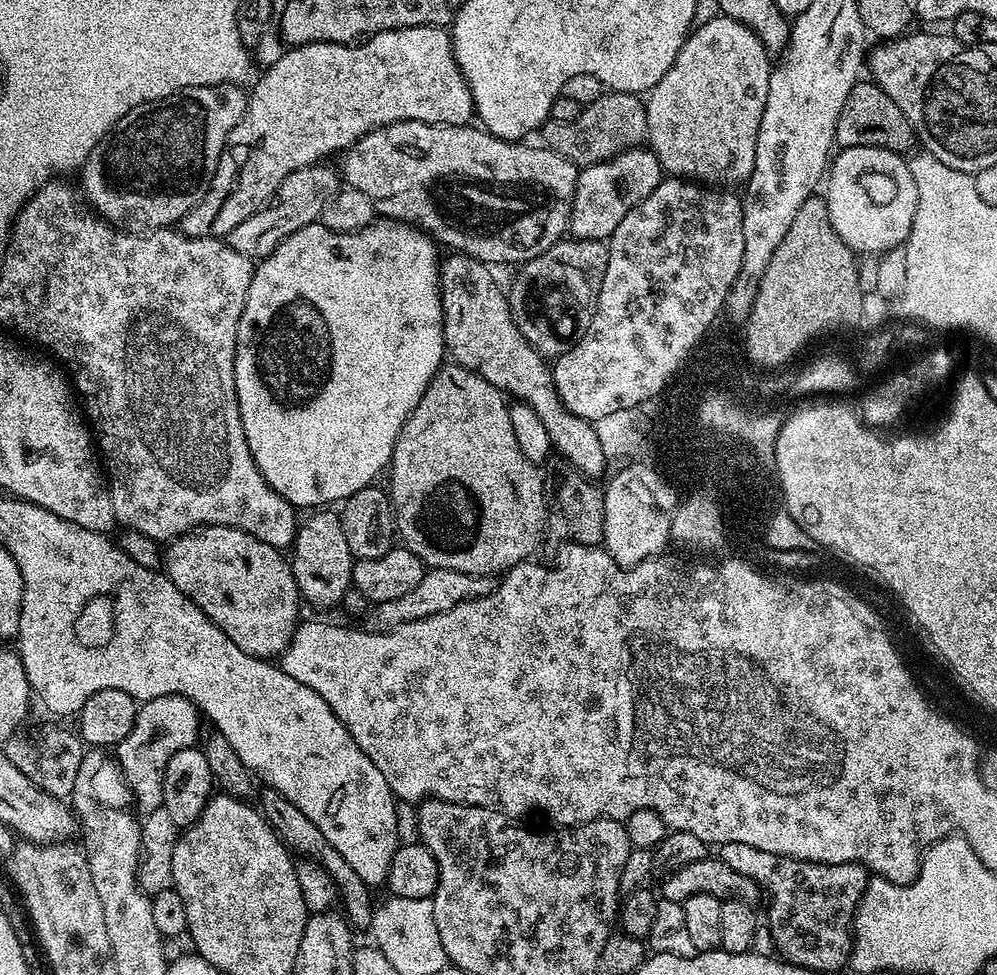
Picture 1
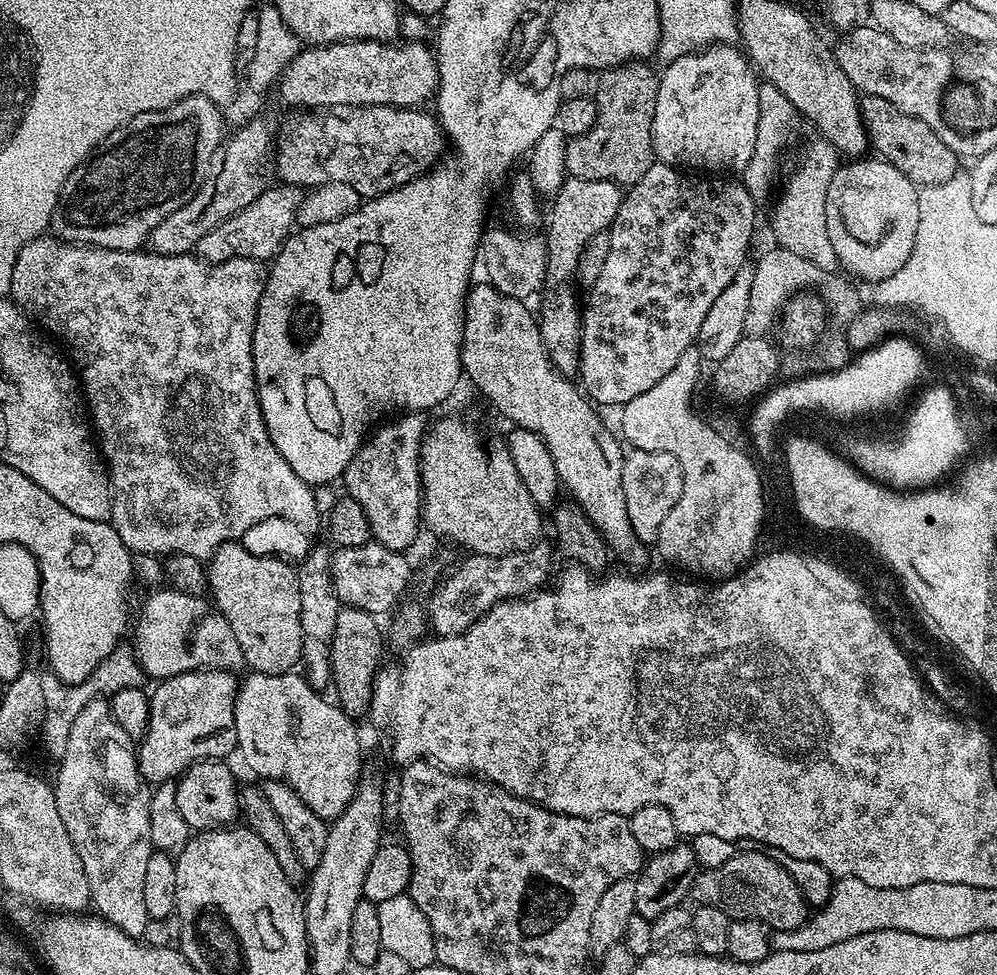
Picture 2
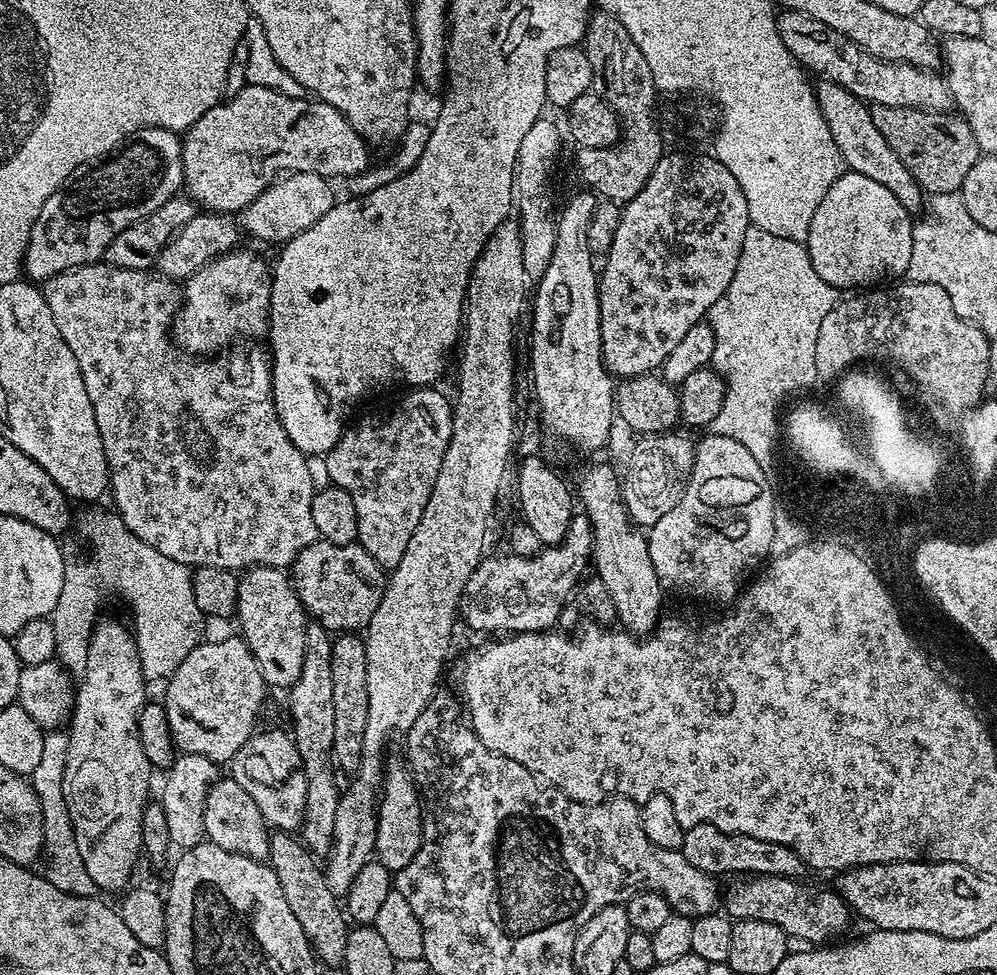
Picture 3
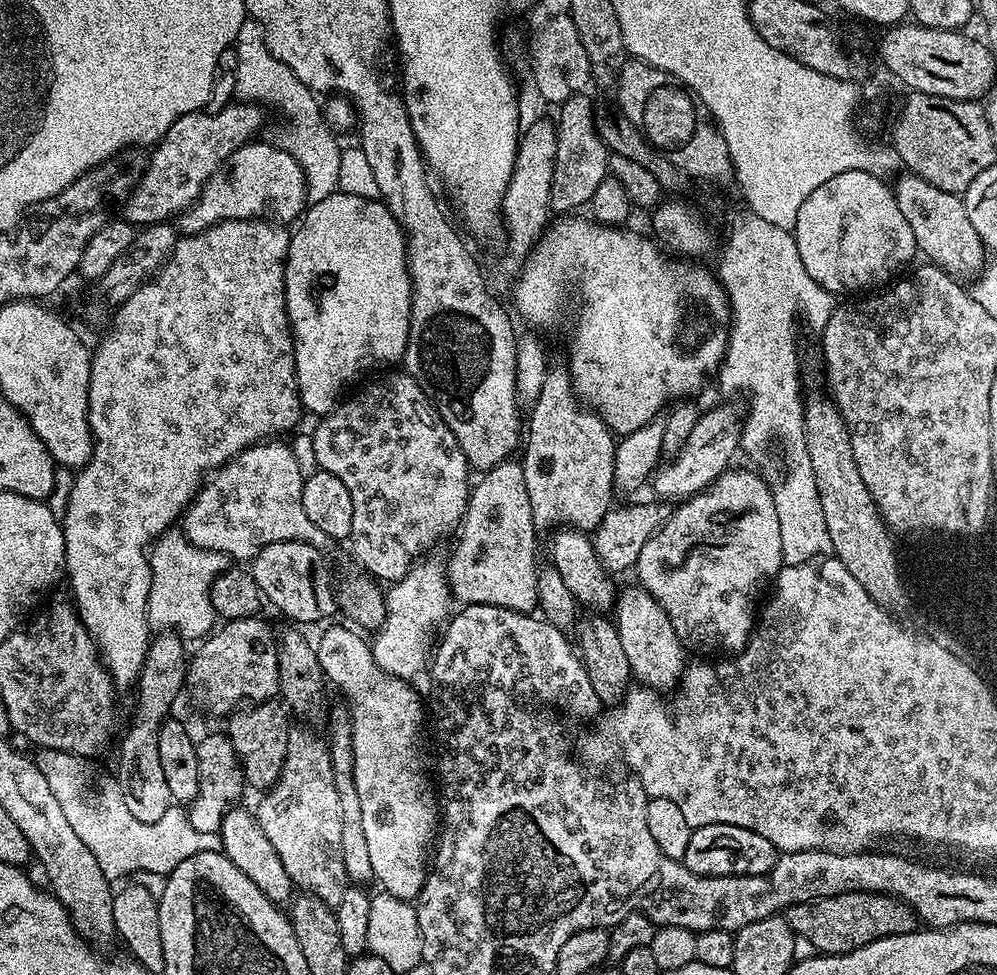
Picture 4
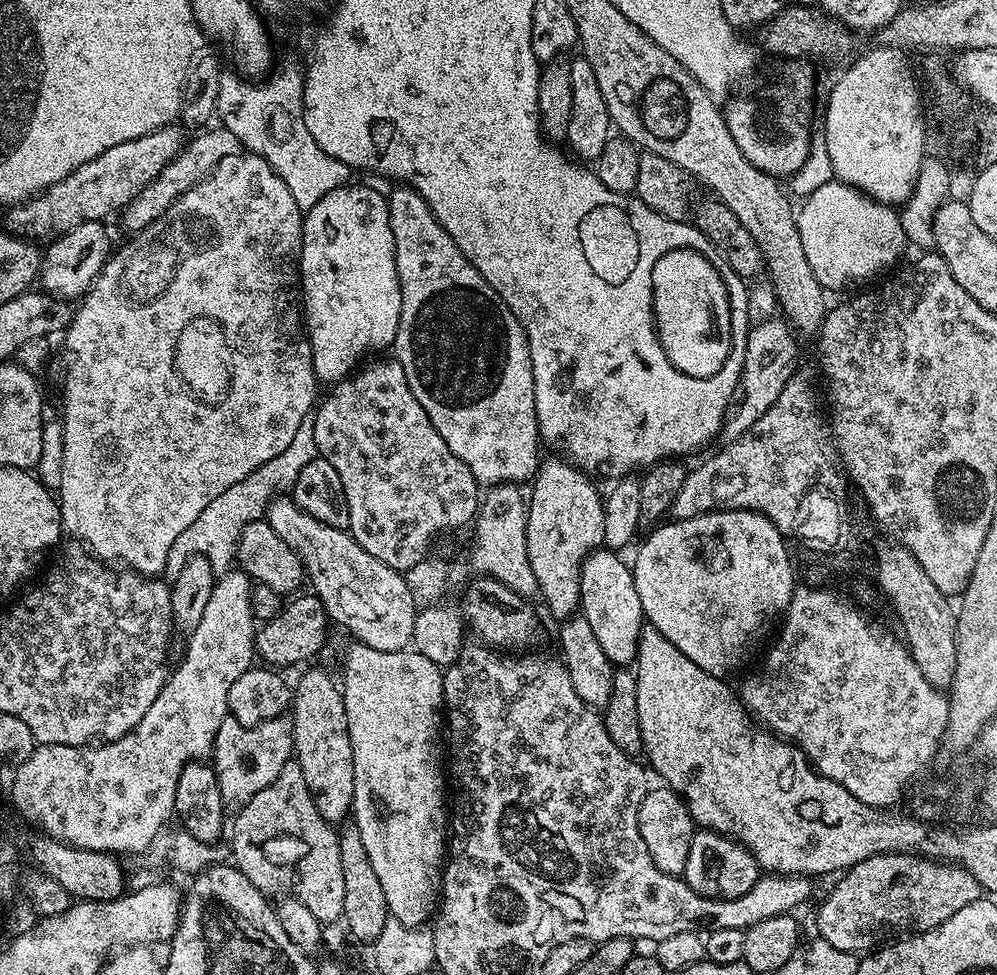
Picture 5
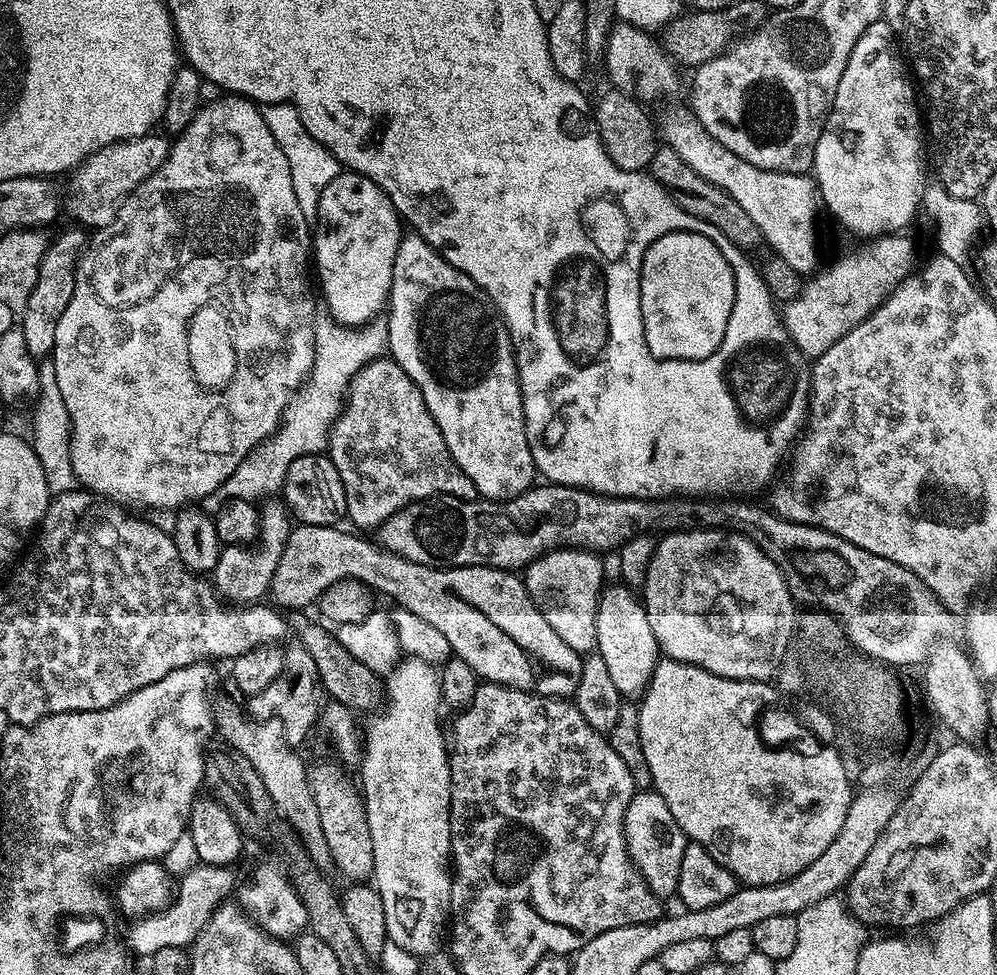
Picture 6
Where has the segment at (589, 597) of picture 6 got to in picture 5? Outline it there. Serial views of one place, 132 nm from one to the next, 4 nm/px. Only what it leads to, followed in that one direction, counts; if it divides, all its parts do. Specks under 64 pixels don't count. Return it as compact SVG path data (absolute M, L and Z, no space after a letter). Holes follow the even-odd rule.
M545 459L531 481L532 497L526 500L526 550L537 578L539 599L544 599L552 616L577 615L580 606L580 571L584 559L603 545L605 519L602 492L592 485L593 477L563 459ZM548 460L548 461L547 461Z

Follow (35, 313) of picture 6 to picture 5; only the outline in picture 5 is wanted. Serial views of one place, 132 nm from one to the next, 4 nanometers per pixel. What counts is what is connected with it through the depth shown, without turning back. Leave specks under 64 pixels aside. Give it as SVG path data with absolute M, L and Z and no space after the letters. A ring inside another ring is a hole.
M87 220L82 222L82 226L74 226L74 230L59 233L47 245L49 248L43 249L38 273L39 287L55 298L83 297L114 251L114 243L108 237L108 226L99 220Z

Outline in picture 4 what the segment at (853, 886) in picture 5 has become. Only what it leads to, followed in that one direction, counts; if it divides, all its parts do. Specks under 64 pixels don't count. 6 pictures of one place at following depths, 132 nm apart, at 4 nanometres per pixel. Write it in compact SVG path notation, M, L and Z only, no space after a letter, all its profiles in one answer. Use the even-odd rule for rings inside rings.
M843 892L830 898L818 898L814 902L802 902L790 906L786 909L786 919L792 931L797 936L804 938L806 944L815 949L817 953L849 952L879 940L882 936L893 935L894 928L892 928L891 922L888 921L888 904L890 904L889 897L879 892Z

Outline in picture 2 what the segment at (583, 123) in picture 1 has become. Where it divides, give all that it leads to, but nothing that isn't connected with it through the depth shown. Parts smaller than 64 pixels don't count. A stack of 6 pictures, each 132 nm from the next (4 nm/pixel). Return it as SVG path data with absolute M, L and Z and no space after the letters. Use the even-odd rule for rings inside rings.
M629 62L606 68L600 72L600 89L594 97L596 102L596 121L594 126L581 136L567 141L565 170L574 180L601 180L614 182L621 186L631 186L650 170L654 162L652 127L654 126L655 102L658 99L660 76L648 62Z

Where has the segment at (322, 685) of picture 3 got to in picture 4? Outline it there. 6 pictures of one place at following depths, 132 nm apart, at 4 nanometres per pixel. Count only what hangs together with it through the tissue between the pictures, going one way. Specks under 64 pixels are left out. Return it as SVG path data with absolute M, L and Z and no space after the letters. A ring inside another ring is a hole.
M289 727L286 758L280 778L267 789L265 796L268 797L261 802L260 809L255 809L254 815L259 820L266 838L270 838L278 858L282 858L286 874L290 874L293 885L301 893L316 896L334 910L342 902L342 894L346 894L350 881L342 860L341 803L334 784L329 745L323 739L320 741L308 728Z

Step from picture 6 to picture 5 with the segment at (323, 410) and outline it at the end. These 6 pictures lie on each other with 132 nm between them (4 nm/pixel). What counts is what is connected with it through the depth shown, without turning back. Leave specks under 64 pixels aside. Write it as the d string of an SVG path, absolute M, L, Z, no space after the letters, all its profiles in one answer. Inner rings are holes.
M311 418L302 422L294 434L294 442L278 454L278 458L270 458L258 470L251 472L242 482L230 486L226 494L218 494L182 534L174 542L169 556L172 558L172 568L182 570L182 566L192 556L204 556L210 562L213 573L223 574L233 567L236 559L236 543L240 537L240 531L250 523L251 520L259 520L268 511L268 504L277 494L284 494L291 489L292 484L298 478L302 466L306 462L317 459L316 443L314 442L314 422Z

